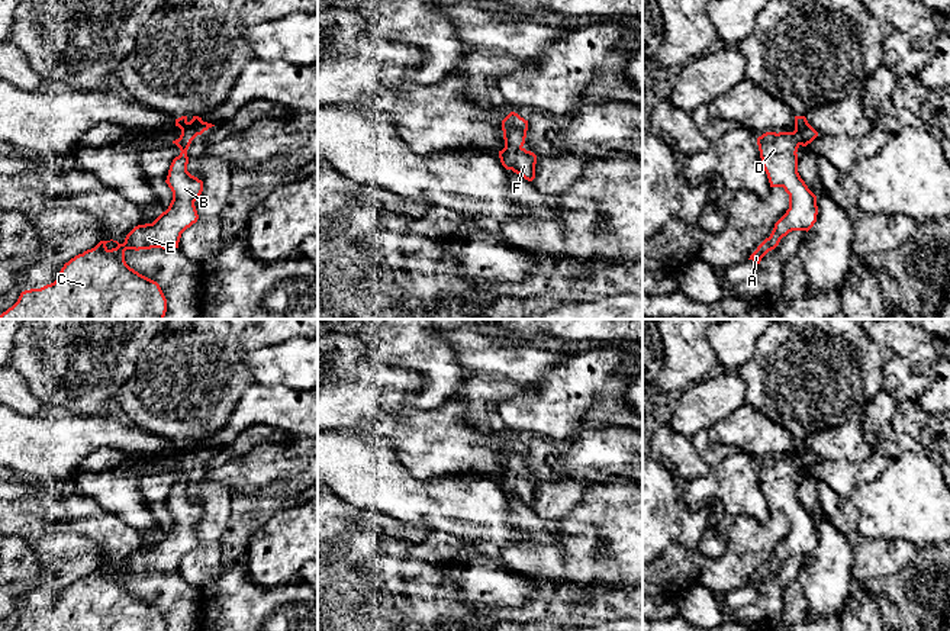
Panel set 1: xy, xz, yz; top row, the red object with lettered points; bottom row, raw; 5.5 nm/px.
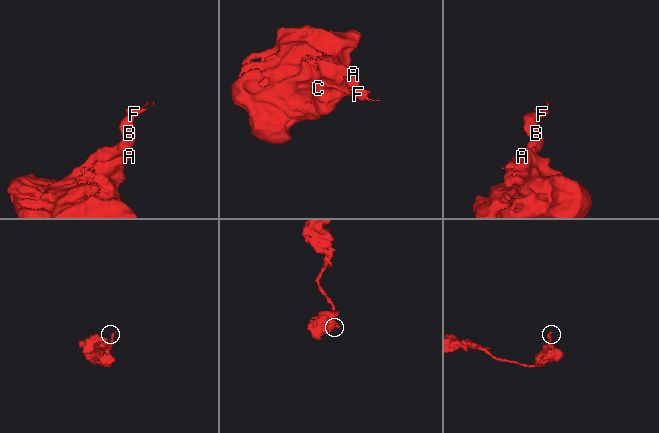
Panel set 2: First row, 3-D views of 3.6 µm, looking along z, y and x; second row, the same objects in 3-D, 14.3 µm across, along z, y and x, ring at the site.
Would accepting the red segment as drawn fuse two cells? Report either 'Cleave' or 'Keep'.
Keep

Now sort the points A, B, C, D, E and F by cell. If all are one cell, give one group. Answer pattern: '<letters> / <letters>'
A B C D E F

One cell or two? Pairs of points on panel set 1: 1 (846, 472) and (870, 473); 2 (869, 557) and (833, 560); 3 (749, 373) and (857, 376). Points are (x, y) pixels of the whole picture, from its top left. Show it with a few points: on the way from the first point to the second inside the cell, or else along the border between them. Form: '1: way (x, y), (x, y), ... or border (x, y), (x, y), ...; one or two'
1: way (852, 473), (865, 473); one
2: border (836, 528), (844, 535), (850, 547), (852, 578); two
3: way (776, 373), (830, 373); one

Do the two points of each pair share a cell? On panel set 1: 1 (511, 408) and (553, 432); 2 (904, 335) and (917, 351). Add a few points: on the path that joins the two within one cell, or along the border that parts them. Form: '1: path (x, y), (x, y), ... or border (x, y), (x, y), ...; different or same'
1: path (519, 419), (541, 430); same
2: path (907, 340), (914, 347); same

